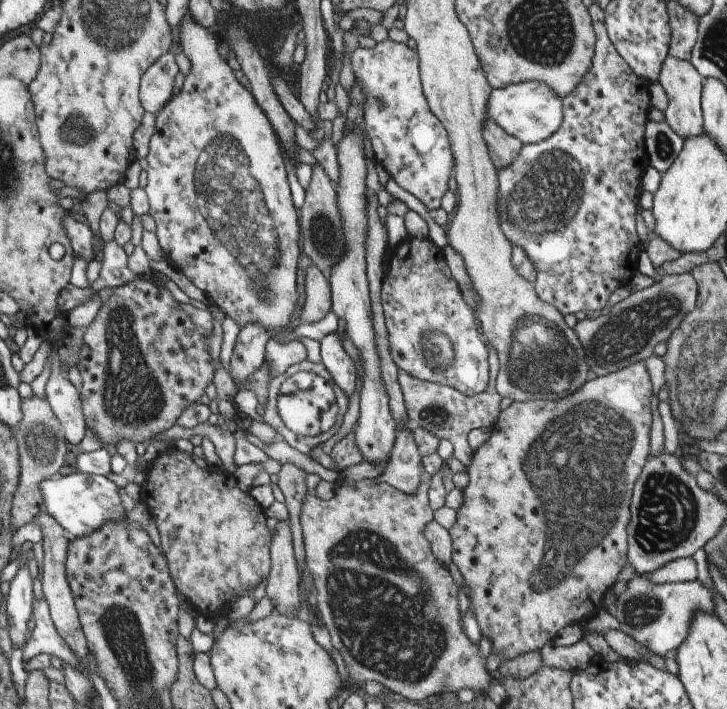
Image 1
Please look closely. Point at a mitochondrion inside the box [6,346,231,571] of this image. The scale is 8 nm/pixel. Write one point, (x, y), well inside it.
(41, 442)

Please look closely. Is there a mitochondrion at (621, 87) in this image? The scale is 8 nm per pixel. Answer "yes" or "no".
no

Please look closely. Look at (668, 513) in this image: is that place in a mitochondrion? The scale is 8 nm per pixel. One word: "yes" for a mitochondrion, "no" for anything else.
yes

